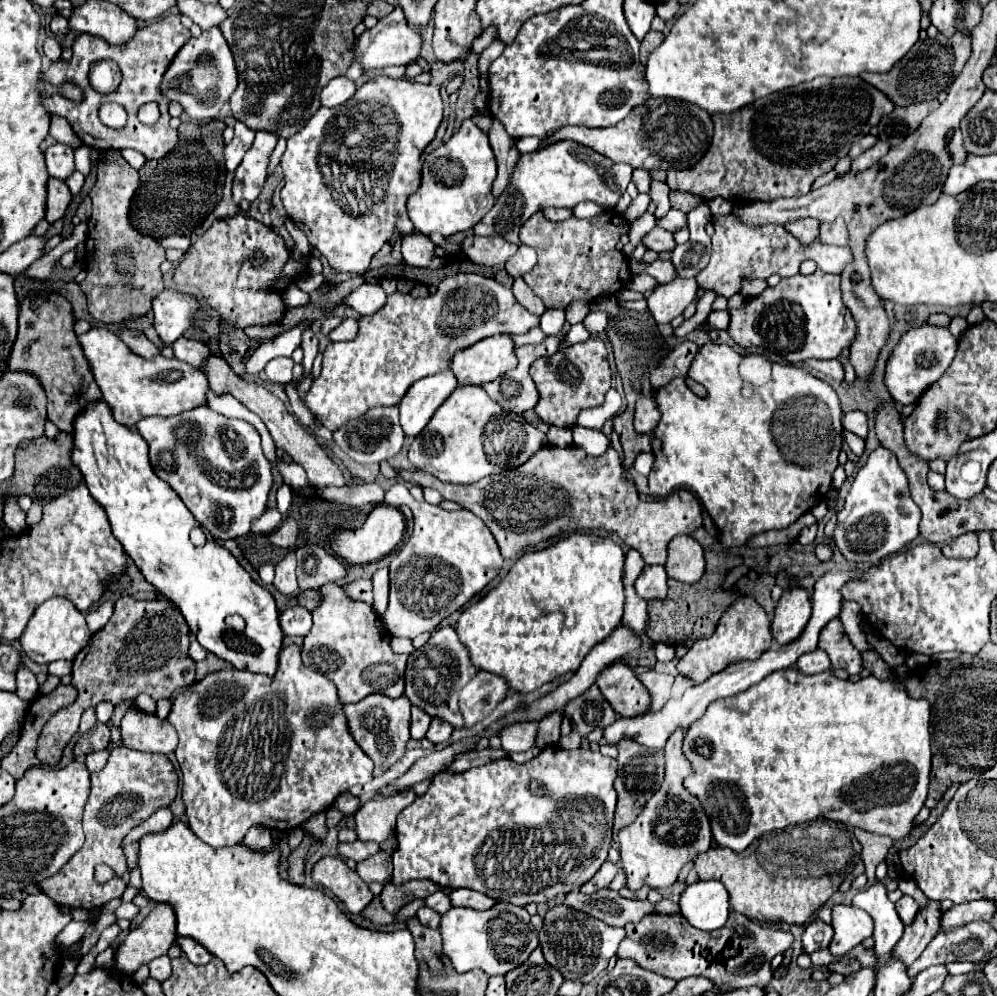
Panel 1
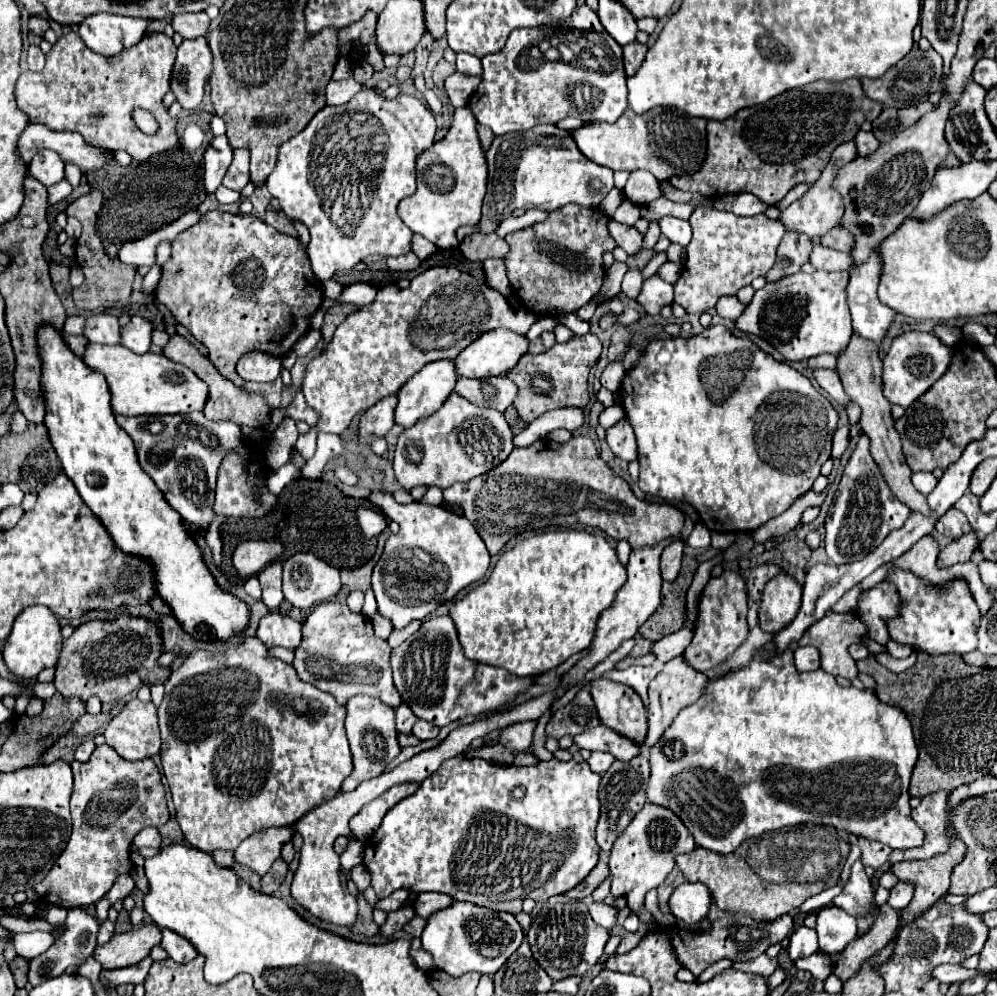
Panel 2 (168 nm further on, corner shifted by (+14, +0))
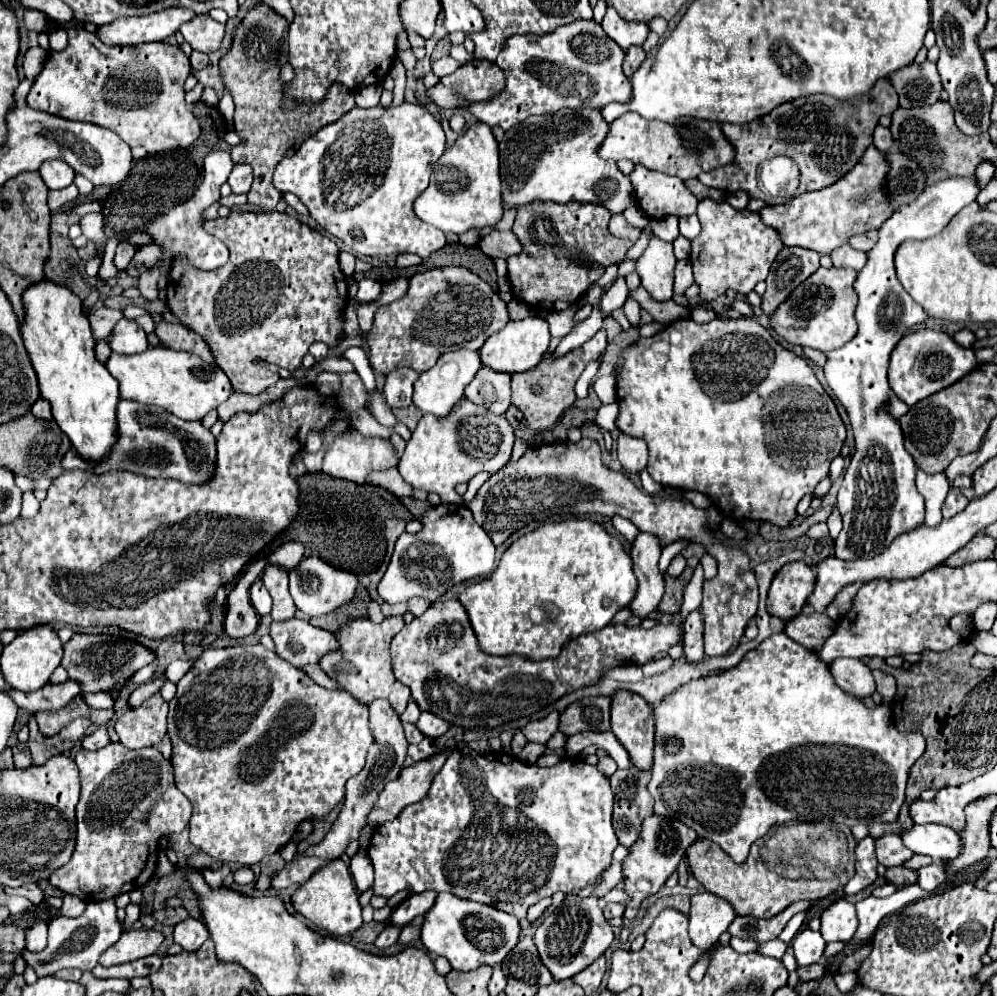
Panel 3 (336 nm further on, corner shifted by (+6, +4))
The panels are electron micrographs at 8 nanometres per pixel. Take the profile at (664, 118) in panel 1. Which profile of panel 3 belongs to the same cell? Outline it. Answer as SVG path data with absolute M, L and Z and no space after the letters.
M625 112L617 120L611 122L609 136L601 142L597 150L605 160L621 160L629 158L635 164L643 164L647 168L659 170L669 176L677 176L681 180L697 178L701 172L709 172L713 168L725 166L733 160L733 146L721 132L721 124L709 120L675 120L673 124L665 124L663 120L645 120L637 112Z

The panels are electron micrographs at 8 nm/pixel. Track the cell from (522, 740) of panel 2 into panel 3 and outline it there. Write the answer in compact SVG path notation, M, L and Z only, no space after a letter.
M553 710L549 716L545 716L541 720L533 720L527 726L523 726L521 732L525 734L525 738L529 742L541 742L541 744L545 744L557 732L557 724L559 724L559 712Z

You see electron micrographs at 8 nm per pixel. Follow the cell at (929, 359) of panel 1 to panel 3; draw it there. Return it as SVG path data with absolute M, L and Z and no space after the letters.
M917 330L907 334L891 352L889 384L897 398L901 398L907 406L913 406L919 400L955 384L965 374L969 374L975 366L977 366L977 360L971 348L961 348L945 332Z

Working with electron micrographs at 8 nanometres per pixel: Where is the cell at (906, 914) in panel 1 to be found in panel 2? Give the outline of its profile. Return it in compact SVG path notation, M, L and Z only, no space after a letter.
M899 880L893 888L891 888L891 896L889 896L889 906L893 906L895 910L903 910L909 906L911 898L915 892L915 884L907 882L907 880Z

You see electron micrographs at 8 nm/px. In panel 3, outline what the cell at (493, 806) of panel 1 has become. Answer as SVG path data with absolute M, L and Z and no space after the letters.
M467 746L457 748L447 756L447 762L435 776L427 796L423 800L419 800L417 804L409 804L393 822L387 822L375 830L375 834L371 838L371 846L369 846L369 858L375 866L373 892L379 896L385 896L385 898L391 898L393 894L397 894L405 888L415 894L425 892L425 890L451 892L451 894L457 894L459 898L483 902L483 904L495 906L497 910L509 912L517 918L523 918L527 914L529 906L533 906L541 898L553 896L555 892L577 894L581 888L595 882L603 874L603 870L609 868L611 854L613 854L615 846L619 844L617 836L613 832L613 826L611 826L611 808L613 808L613 792L609 788L609 778L603 776L593 764L587 764L585 760L561 760L559 764L555 764L551 768L539 768L535 764L525 764L505 752L477 754Z

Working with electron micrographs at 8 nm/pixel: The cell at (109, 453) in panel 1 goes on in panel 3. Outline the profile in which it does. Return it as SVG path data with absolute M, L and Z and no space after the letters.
M45 280L23 292L23 306L25 322L21 324L21 336L37 372L41 396L51 404L53 420L85 462L103 464L109 460L113 446L119 440L115 418L119 384L95 358L95 340L91 336L89 320L81 312L79 296L65 286Z

